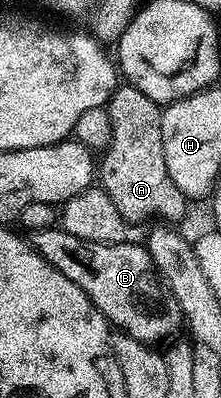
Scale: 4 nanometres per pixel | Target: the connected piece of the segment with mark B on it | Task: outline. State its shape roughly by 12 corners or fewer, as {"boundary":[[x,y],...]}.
{"boundary":[[30,232],[116,332],[148,345],[184,326],[146,246]]}

